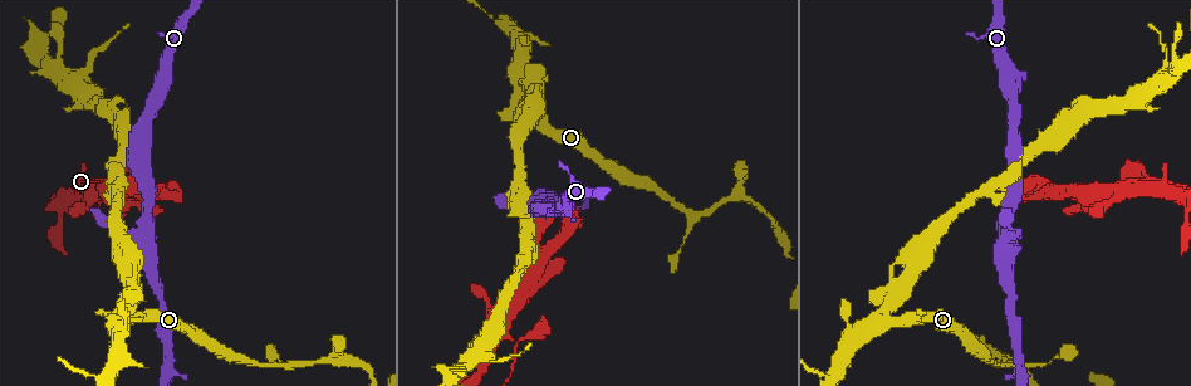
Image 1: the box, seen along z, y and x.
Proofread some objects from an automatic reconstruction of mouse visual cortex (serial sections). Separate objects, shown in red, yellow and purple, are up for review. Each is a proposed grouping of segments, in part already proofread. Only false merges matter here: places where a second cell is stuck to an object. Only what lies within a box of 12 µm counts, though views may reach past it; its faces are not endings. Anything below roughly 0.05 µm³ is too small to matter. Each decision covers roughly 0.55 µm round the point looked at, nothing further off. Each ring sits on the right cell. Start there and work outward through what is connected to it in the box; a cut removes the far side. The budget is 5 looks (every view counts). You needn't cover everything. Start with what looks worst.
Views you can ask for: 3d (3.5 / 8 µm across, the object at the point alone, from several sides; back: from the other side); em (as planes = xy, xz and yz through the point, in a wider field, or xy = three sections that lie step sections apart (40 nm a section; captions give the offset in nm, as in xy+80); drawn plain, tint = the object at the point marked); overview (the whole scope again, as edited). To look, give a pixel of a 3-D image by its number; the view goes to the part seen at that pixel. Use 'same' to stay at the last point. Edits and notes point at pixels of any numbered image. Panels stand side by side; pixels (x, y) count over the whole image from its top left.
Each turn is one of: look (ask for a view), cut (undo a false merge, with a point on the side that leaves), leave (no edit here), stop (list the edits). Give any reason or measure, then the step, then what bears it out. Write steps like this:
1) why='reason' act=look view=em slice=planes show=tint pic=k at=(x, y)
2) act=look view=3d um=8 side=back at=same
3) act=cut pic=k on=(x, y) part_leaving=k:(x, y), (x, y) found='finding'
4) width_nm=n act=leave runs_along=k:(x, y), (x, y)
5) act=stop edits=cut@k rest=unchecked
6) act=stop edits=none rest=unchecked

why='small branch off a trunk' act=look view=3d um=3.5 pic=1 at=(1141, 178)

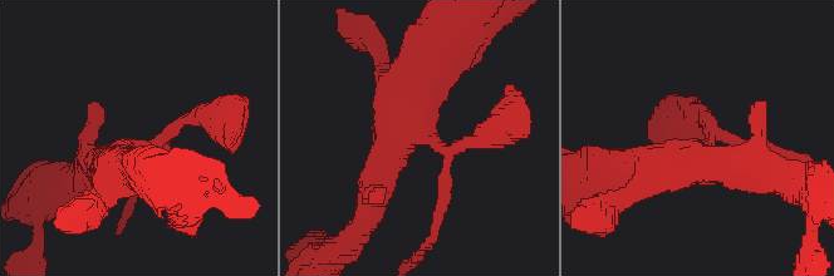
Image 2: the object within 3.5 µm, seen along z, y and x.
arms=4 arm_widths_nm=150,200,450,600 why='need the tissue' act=look view=em slice=xy step=1 show=tint pic=2 at=(434, 141)

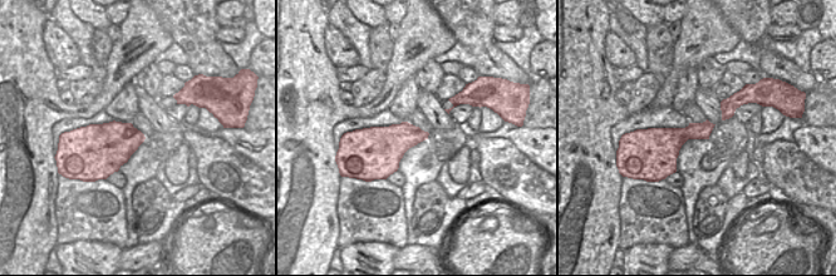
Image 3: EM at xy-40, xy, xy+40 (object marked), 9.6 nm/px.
width_nm=320 act=cut pic=2 on=(437, 218) part_leaving=2:(445, 169), (437, 227), (415, 260) found='a second cell is stuck on'

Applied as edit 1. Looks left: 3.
why='a narrow waist' act=look view=3d um=3.5 pic=1 at=(136, 204)

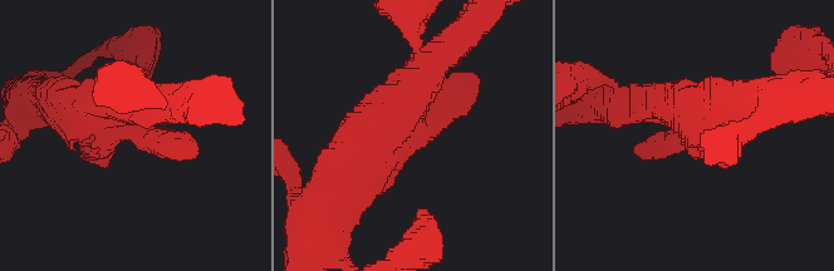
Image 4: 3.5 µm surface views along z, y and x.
act=look view=em slice=xy step=3 show=tint pic=4 at=(132, 129)

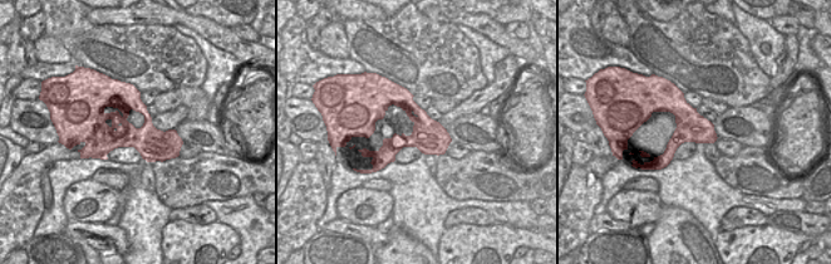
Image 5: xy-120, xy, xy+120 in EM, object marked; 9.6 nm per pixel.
act=leave runs_along=4:(361, 137), (472, 75) found='all the same cell'

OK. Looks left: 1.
act=stop edits=cut@2 rest=unchecked

